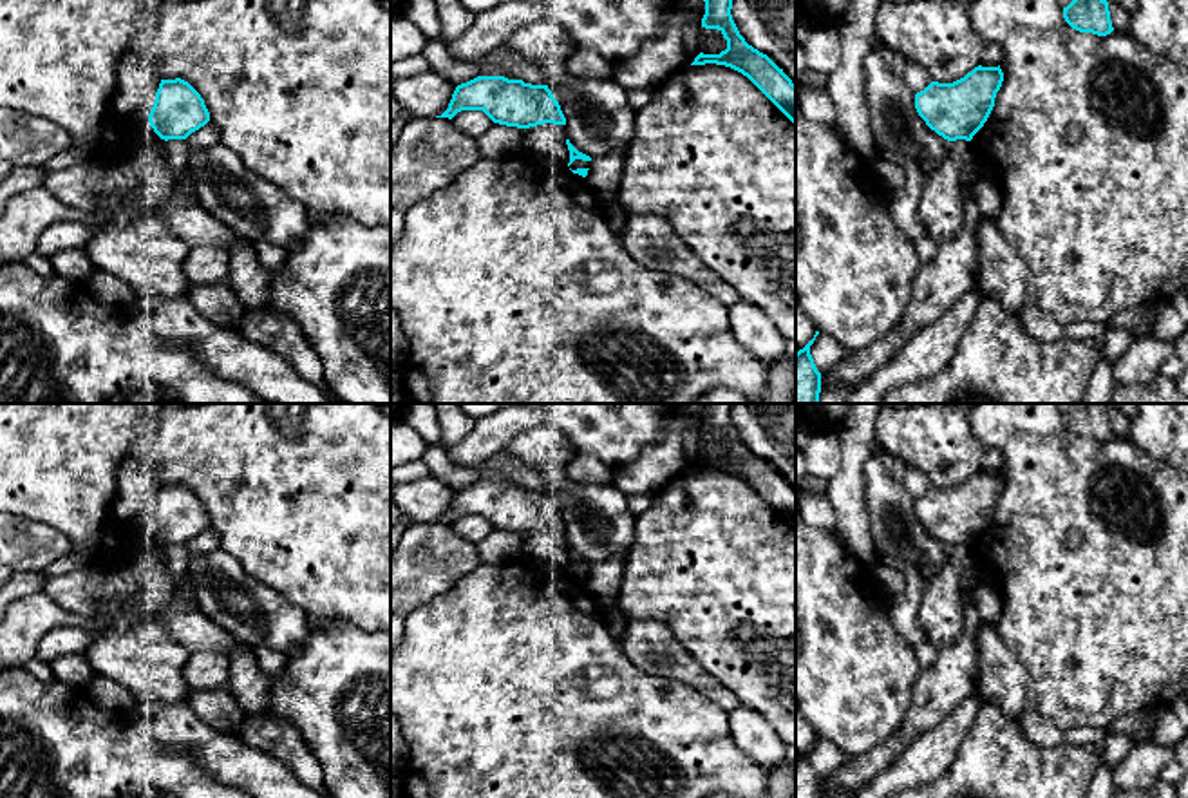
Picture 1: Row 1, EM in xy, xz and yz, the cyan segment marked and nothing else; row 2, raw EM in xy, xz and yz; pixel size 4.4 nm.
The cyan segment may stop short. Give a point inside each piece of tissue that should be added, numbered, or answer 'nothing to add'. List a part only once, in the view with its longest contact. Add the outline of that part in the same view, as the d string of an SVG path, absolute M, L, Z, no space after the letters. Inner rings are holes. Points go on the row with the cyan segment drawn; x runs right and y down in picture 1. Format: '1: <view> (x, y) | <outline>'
nothing to add

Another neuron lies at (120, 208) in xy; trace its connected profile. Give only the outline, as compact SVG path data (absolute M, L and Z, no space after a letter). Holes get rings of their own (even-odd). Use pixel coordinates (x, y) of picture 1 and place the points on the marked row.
M132 188L125 194L112 194L98 203L96 212L103 217L101 226L127 226L152 212L139 206L141 192Z

